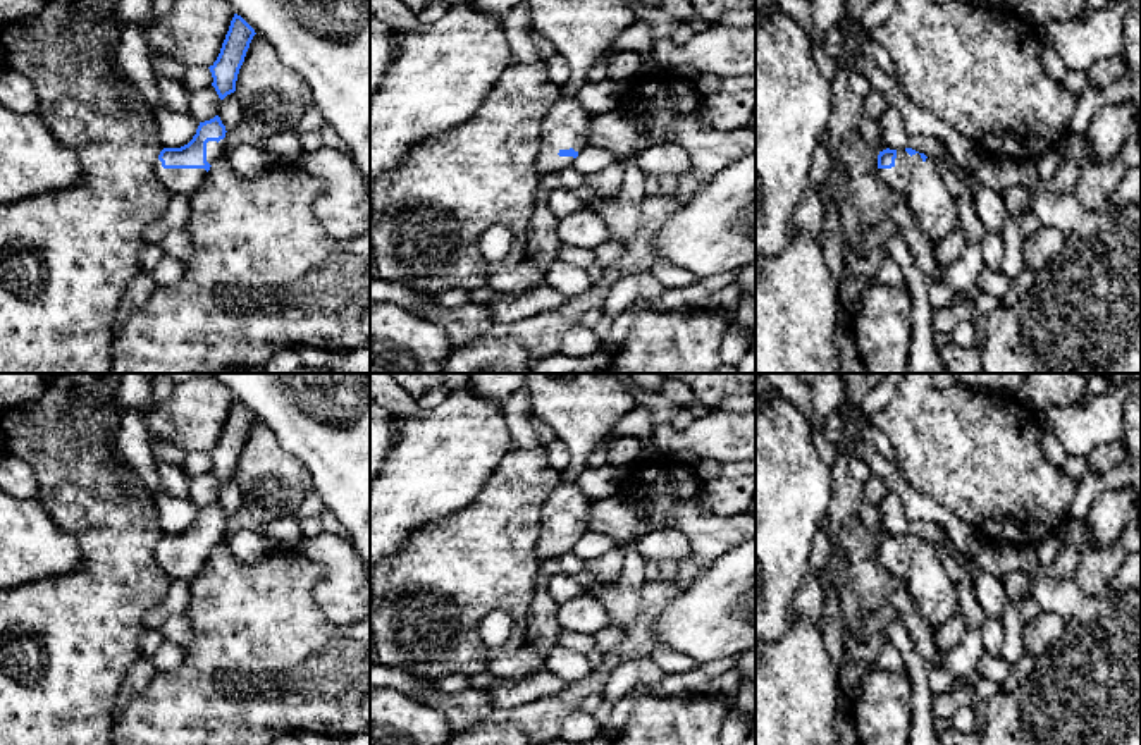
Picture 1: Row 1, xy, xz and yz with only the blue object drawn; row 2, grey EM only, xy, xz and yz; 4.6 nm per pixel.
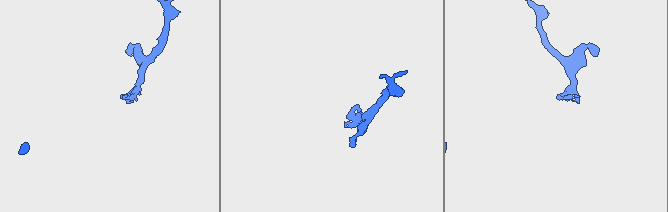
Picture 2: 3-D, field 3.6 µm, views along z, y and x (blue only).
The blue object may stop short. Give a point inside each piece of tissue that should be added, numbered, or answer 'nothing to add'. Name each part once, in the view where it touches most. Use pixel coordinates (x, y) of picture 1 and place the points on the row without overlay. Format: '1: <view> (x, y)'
1: xy (179, 566)

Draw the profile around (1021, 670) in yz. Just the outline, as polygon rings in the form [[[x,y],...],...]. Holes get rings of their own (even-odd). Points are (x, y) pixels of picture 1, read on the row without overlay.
[[[1024,654],[1010,669],[1008,678],[1005,683],[1000,687],[1002,692],[1008,693],[1019,687],[1021,681],[1024,681],[1031,671],[1036,666],[1036,657],[1031,654]]]

